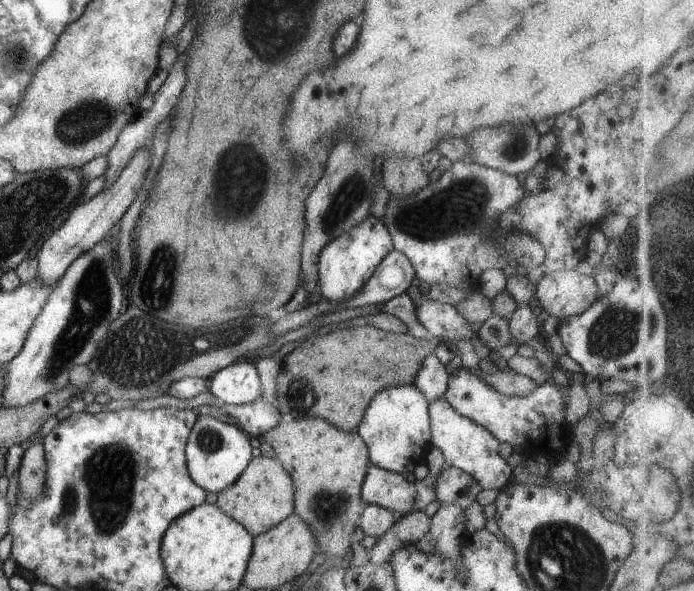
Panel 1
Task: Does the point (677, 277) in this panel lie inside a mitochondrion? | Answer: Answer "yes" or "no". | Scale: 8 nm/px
yes

